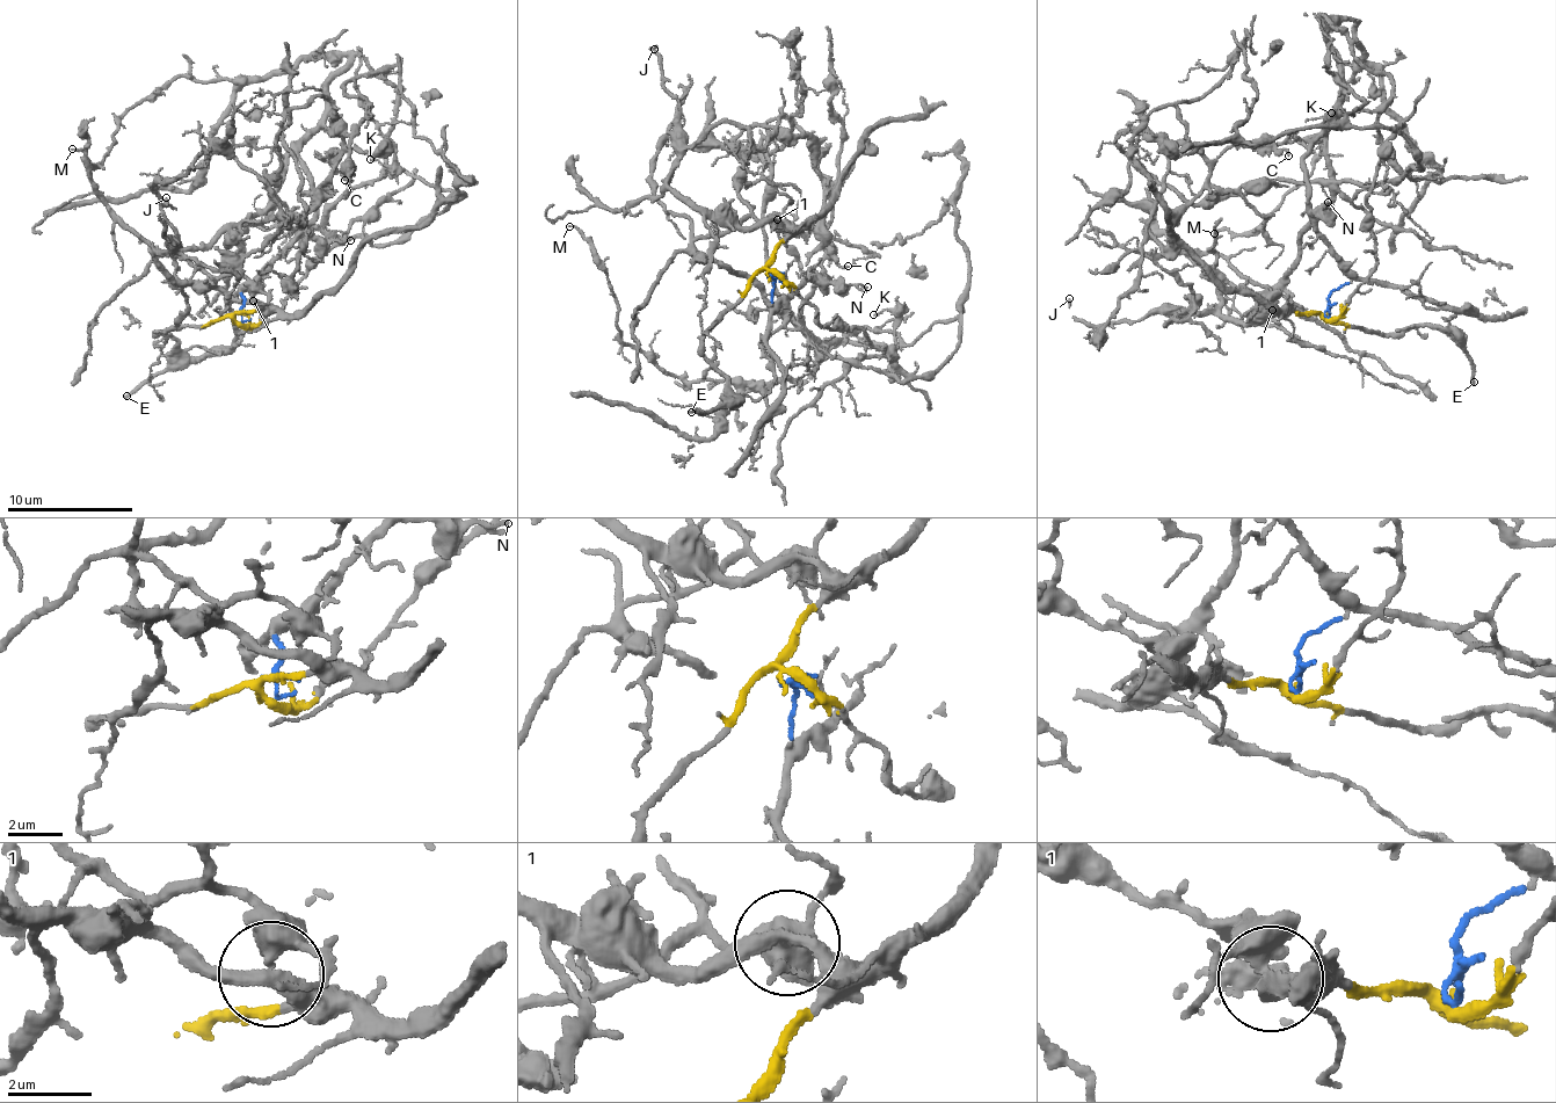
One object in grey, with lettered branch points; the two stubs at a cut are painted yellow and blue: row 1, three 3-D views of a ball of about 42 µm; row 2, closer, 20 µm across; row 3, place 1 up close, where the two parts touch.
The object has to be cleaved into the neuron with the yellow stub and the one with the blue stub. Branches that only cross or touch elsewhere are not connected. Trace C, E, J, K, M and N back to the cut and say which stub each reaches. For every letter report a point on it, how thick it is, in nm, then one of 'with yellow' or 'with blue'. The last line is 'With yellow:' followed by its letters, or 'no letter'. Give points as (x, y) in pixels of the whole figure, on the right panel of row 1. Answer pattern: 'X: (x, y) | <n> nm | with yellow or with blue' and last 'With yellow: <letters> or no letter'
C: (1288, 155) | 140 nm | with yellow
E: (1474, 382) | 200 nm | with yellow
J: (1069, 298) | 140 nm | with yellow
K: (1331, 113) | 120 nm | with blue
M: (1214, 233) | 130 nm | with blue
N: (1328, 202) | 90 nm | with blue
With yellow: C, E, J

